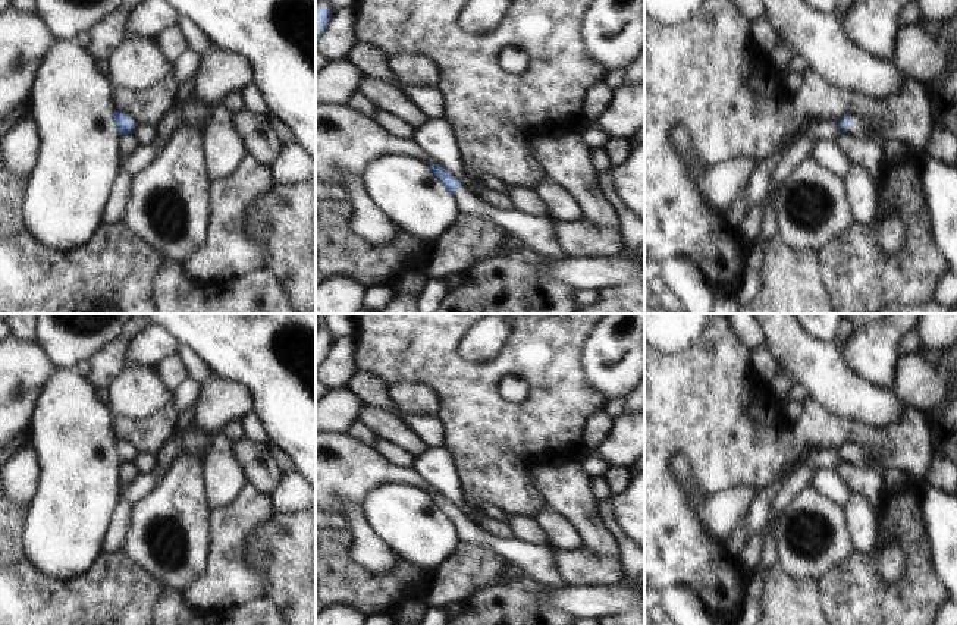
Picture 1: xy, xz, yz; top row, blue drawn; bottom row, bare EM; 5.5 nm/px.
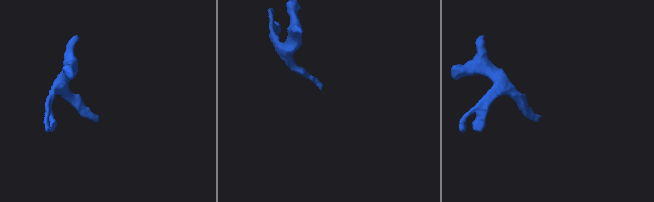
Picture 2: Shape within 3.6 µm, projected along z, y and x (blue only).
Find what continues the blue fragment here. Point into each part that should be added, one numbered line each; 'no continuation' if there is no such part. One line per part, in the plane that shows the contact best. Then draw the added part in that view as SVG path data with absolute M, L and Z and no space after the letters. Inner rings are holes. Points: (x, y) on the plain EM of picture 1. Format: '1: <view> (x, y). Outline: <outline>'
1: yz (860, 457). Outline: M853 446L847 453L847 462L867 469L873 465L872 453L863 446Z

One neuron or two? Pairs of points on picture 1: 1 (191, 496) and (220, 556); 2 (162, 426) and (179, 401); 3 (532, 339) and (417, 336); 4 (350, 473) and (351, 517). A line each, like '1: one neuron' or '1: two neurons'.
1: two neurons
2: two neurons
3: one neuron
4: two neurons

